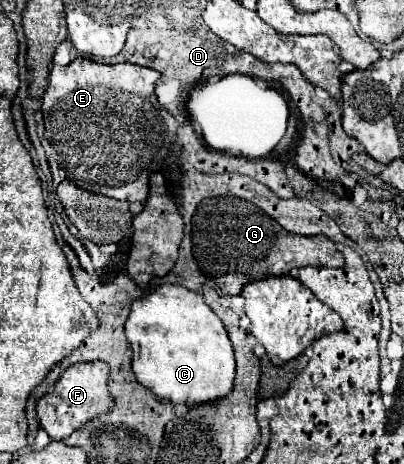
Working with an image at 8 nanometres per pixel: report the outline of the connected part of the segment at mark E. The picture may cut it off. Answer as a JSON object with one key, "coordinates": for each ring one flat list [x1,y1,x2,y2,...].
{"coordinates":[[82,57,74,59,66,67,60,65,52,67,48,89,42,95,42,115,46,127,44,137,56,149,58,165,66,171,66,177,74,185,128,203,146,201,150,173,160,169,162,161,168,155,168,149,176,139,176,129,178,129,178,121,156,99,154,87,158,77,160,73,148,67,132,63,104,65]]}

